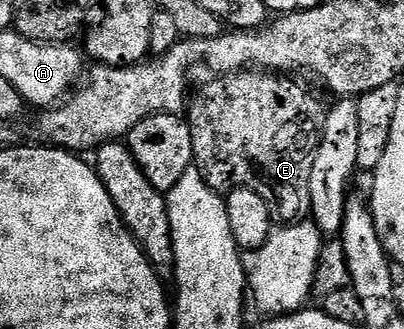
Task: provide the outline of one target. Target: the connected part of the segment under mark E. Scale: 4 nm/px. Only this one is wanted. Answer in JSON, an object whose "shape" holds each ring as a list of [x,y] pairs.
{"shape":[[[240,72],[216,77],[200,92],[195,107],[193,102],[189,125],[194,165],[203,173],[211,189],[220,192],[240,188],[252,190],[265,200],[276,223],[302,223],[311,213],[310,173],[322,142],[328,111],[305,87],[298,86],[294,77],[274,72],[259,72],[254,76],[256,78],[247,78],[251,76]]]}

